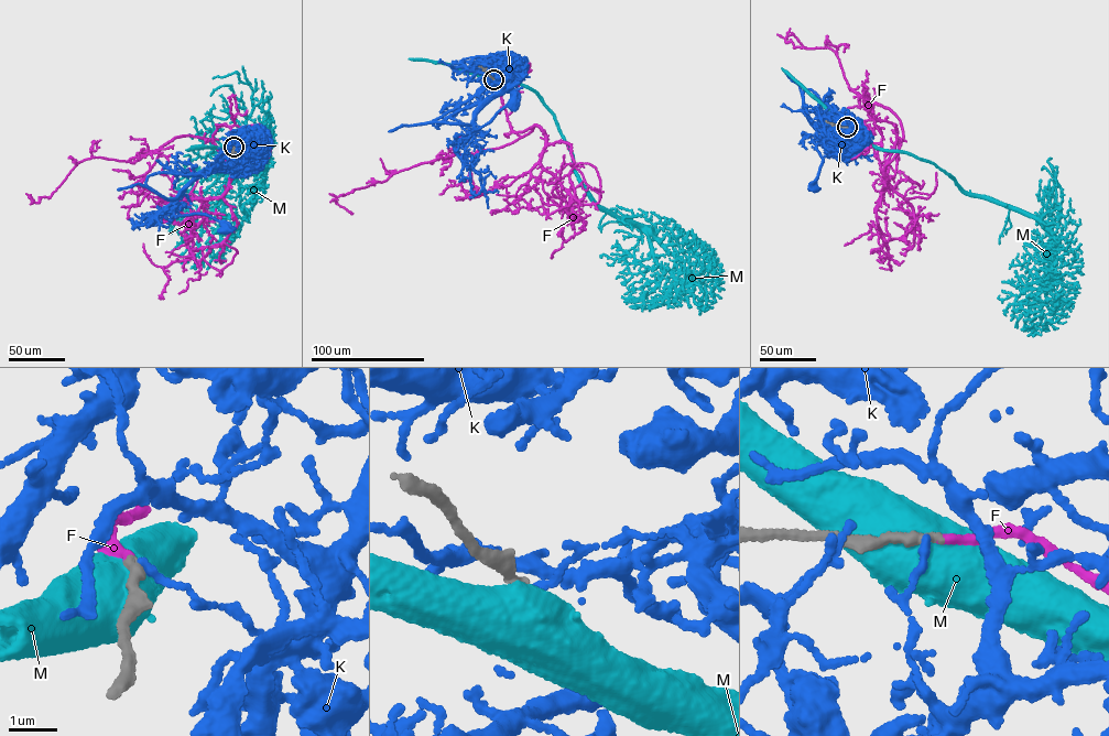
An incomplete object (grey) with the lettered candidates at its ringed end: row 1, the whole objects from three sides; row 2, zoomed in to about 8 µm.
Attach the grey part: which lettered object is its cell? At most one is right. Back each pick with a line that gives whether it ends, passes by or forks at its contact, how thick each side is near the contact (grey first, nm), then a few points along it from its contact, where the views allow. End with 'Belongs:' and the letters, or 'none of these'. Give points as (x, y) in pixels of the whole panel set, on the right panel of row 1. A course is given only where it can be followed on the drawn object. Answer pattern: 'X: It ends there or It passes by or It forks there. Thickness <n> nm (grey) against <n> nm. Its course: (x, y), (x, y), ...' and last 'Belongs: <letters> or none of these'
F: It ends there. Thickness 190 nm (grey) against 160 nm. Its course: (847, 127), (894, 125), (887, 164), (902, 141), (894, 114), (849, 88), (835, 52), (786, 36), (806, 49)
Belongs: F

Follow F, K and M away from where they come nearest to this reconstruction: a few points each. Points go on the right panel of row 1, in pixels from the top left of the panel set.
F: (847, 127), (894, 125), (887, 164), (902, 141), (894, 114), (849, 88), (835, 52), (786, 36), (806, 49)
K: (847, 127), (848, 131), (855, 131), (847, 145), (834, 131), (816, 145), (823, 159), (813, 185)
M: (847, 127), (874, 147), (928, 160), (969, 194), (1031, 214), (1048, 228), (1050, 267), (1024, 321), (1041, 334)

